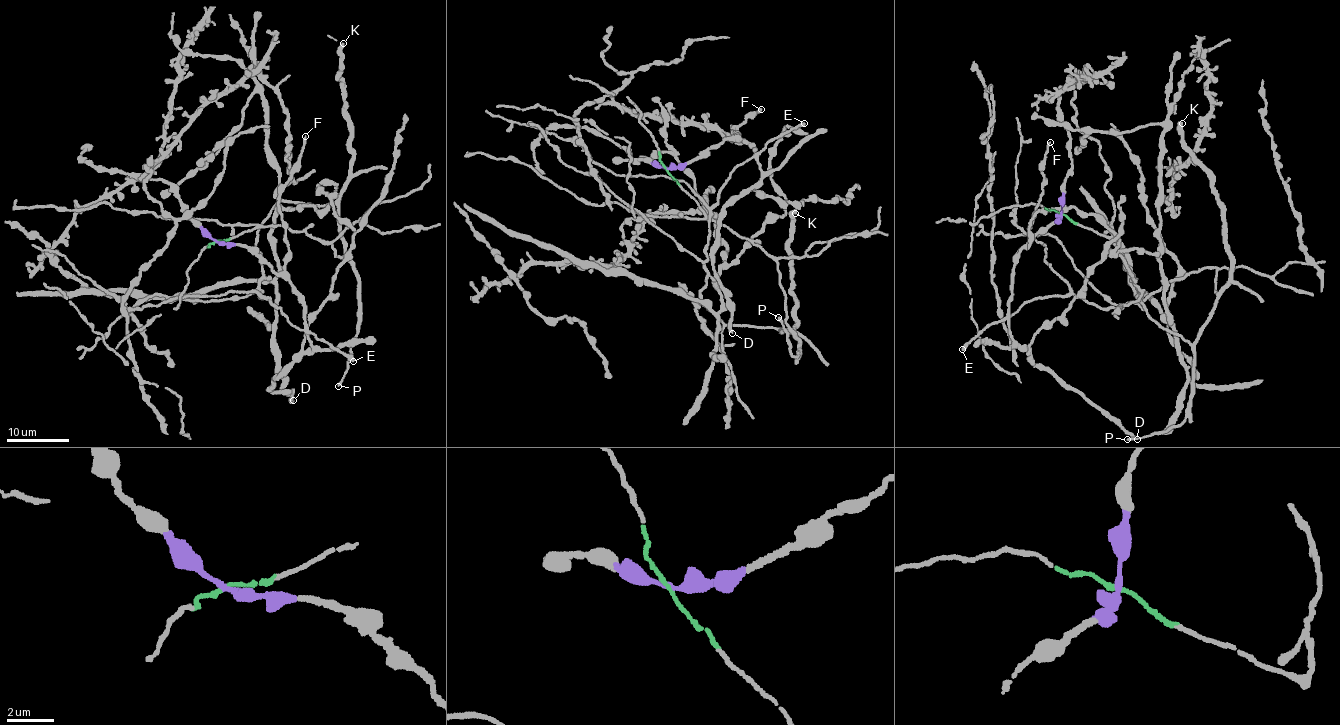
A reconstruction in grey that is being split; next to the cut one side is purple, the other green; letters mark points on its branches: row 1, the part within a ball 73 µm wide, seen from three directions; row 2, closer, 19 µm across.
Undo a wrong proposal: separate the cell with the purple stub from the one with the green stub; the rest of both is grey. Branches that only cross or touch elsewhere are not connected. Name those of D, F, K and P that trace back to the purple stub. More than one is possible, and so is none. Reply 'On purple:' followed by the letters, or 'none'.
On purple: D, F

